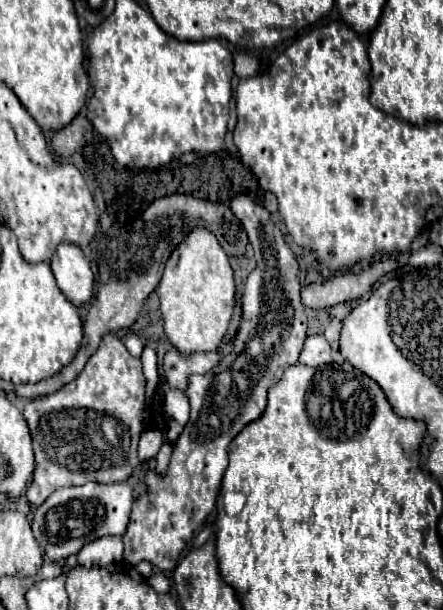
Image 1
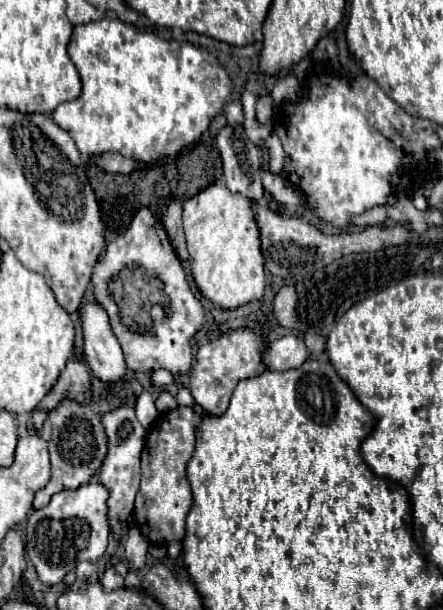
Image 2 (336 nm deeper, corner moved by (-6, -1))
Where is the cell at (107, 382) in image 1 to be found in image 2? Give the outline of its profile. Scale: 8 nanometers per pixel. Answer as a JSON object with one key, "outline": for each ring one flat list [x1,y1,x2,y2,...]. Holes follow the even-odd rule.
{"outline":[[107,391,107,393,103,393,103,397,97,403,91,403,89,407,85,407,77,401,65,399,57,409,49,411,49,417,43,425,41,435,49,443,51,479,43,489,39,489,39,493,35,493,35,499,33,499,35,509,45,507,49,503,49,499,63,489,77,489,77,487,85,485,97,473,97,469,103,461,103,453,107,451,107,441,103,437,103,427,101,427,99,419,105,411,111,411,119,405,123,405,123,401,117,397,117,393]]}

